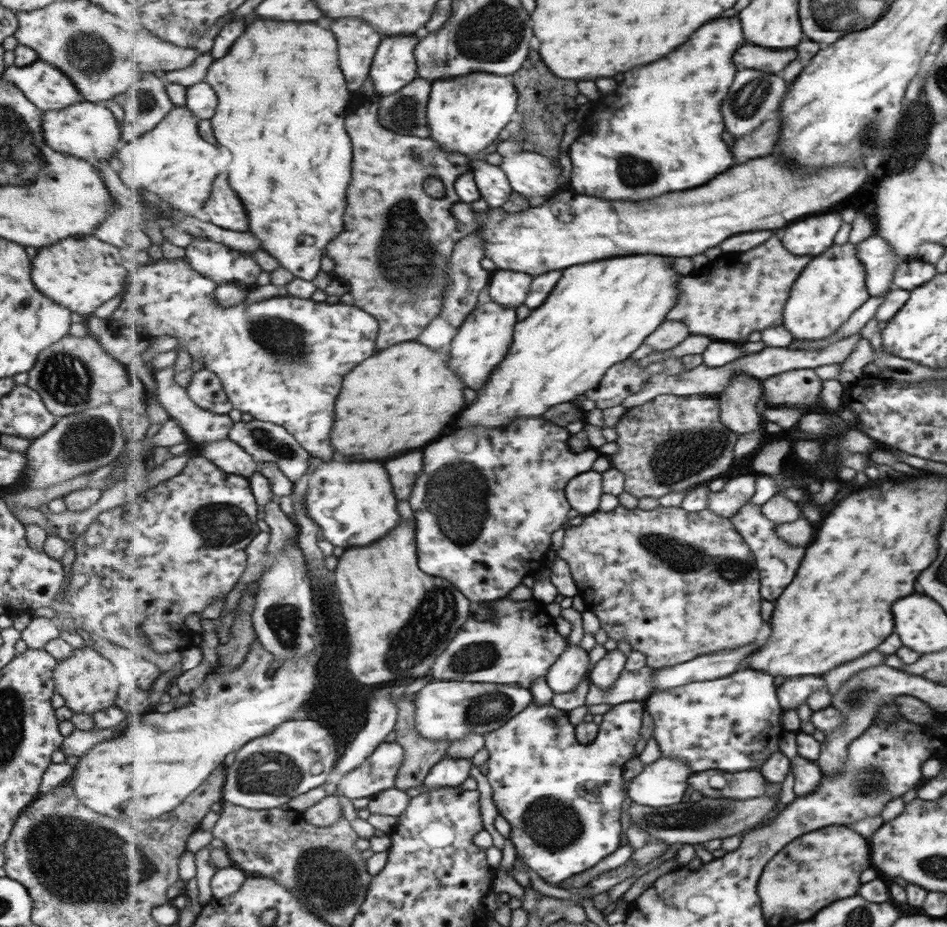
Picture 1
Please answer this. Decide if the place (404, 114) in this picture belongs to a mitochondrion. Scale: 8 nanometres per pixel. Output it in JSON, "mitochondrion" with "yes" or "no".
{"mitochondrion":"yes"}

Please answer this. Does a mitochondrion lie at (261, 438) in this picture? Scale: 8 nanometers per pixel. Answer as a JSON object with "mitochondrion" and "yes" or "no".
{"mitochondrion":"yes"}

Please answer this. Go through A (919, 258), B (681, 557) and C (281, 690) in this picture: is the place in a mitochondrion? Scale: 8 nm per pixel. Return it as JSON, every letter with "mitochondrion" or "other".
{"A":"other","B":"mitochondrion","C":"other"}

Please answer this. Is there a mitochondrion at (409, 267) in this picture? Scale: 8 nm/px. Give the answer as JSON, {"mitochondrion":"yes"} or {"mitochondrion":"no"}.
{"mitochondrion":"yes"}

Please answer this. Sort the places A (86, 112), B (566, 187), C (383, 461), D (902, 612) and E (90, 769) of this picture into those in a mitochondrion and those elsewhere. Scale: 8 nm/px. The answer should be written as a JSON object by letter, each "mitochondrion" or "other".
{"A":"other","B":"other","C":"other","D":"other","E":"other"}

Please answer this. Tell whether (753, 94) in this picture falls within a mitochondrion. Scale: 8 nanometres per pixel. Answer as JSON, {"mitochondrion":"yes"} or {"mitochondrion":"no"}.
{"mitochondrion":"yes"}

